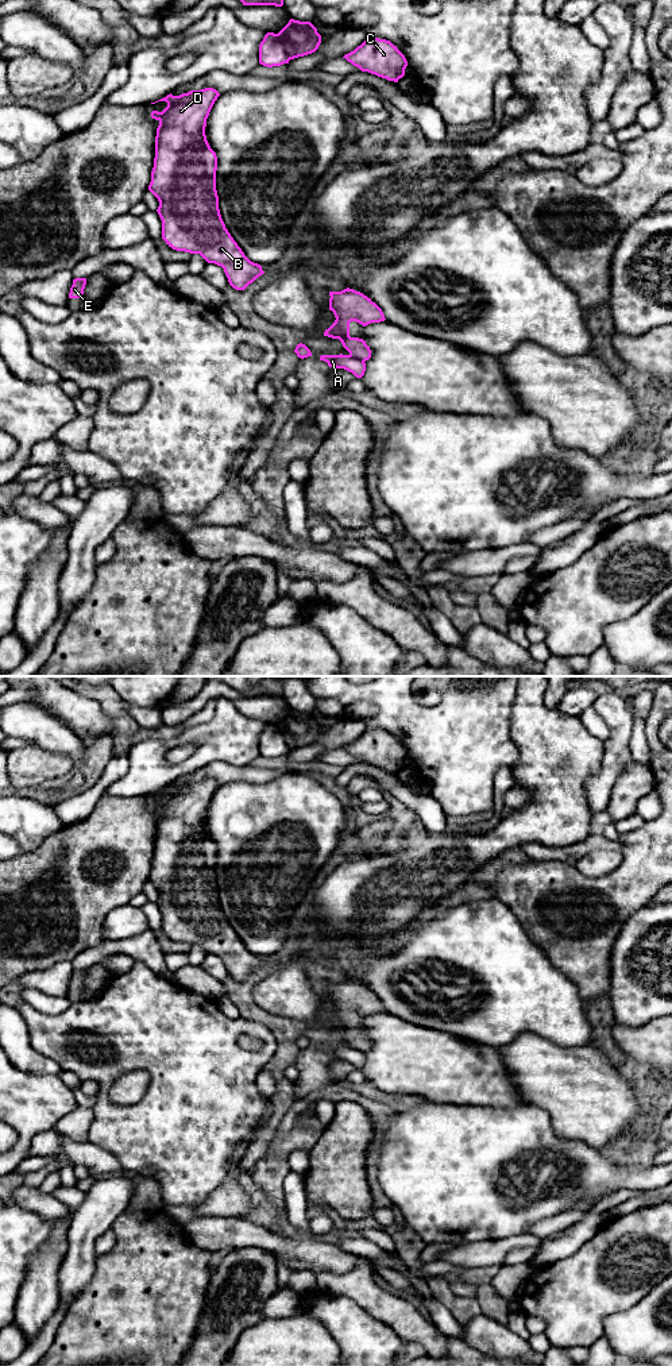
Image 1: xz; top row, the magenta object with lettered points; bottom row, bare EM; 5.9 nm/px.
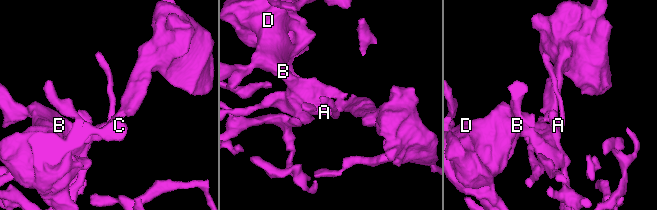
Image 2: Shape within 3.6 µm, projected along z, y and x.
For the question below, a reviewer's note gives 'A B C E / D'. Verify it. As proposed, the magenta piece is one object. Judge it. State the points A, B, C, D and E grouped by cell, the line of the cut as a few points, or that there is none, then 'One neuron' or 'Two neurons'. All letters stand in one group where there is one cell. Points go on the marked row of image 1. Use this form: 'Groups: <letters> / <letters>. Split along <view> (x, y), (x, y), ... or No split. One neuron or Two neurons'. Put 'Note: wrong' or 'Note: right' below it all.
Groups: A / B C D E. Split along xz (275, 34), (290, 58). Two neurons
Note: wrong

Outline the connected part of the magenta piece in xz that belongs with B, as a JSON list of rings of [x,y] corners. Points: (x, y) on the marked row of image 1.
[[[205,88],[179,96],[170,93],[158,100],[166,101],[167,107],[162,112],[151,112],[159,126],[148,190],[159,201],[157,212],[162,220],[162,239],[166,244],[177,251],[200,254],[208,263],[221,266],[229,285],[244,290],[264,271],[244,255],[220,215],[216,190],[217,157],[205,135],[206,119],[219,96],[216,89]]]

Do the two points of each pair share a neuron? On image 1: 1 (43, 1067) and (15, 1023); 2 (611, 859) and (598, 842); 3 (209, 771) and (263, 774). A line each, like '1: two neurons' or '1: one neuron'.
1: one neuron
2: two neurons
3: one neuron

